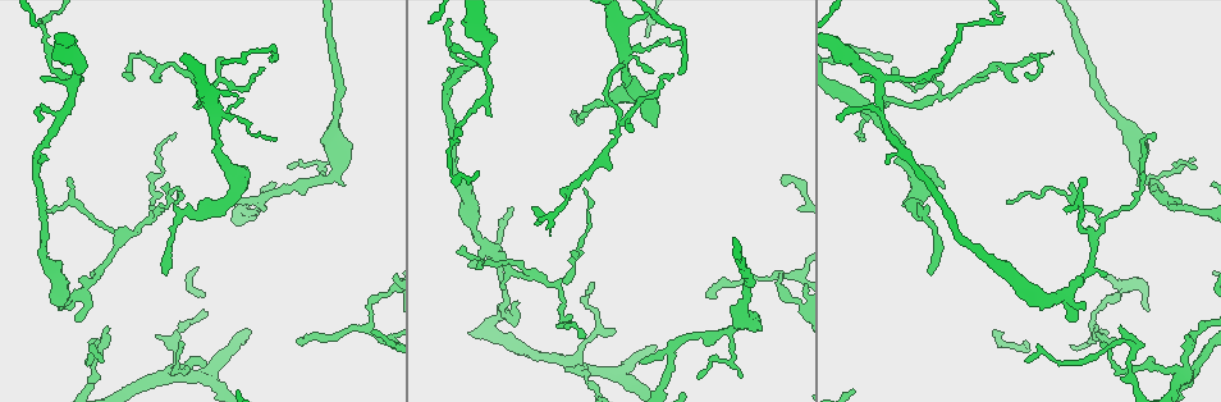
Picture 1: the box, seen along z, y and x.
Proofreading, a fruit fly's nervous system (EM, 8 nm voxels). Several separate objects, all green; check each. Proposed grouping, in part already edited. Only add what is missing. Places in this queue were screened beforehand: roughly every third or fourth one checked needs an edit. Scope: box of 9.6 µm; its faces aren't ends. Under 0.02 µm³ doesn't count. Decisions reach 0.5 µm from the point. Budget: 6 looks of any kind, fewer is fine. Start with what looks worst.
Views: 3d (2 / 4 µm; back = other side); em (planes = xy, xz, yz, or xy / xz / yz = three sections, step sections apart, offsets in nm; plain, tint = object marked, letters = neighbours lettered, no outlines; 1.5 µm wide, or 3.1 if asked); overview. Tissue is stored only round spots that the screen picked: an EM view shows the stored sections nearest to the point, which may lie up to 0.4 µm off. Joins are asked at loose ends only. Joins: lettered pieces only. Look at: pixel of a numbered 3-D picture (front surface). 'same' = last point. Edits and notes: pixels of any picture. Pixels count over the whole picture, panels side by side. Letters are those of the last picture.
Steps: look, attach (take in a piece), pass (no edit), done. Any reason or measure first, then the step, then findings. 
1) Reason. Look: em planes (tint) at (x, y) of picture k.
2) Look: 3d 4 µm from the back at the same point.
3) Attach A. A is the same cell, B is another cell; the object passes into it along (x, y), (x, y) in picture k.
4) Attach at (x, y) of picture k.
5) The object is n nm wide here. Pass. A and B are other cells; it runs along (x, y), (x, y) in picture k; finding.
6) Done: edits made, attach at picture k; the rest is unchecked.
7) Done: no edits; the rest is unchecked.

Thin end. Look: 3d 4 µm at (457, 252) of picture 1.

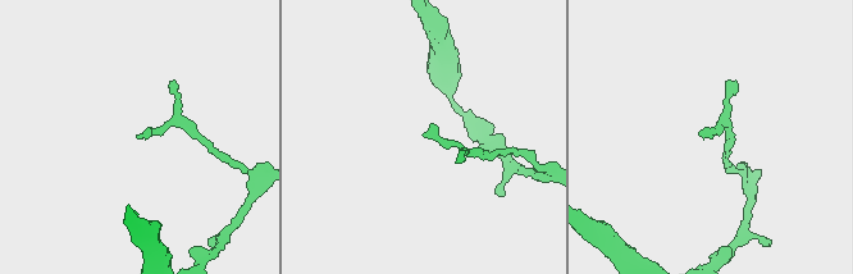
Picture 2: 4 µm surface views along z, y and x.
Look: em xz step 4 (letters) at (709, 135) of picture 2.

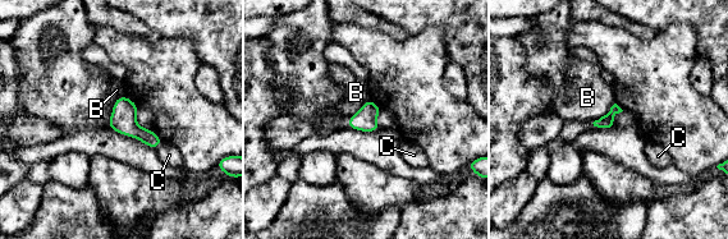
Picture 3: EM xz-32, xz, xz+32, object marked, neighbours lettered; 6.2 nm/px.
Look: em planes (letters) at the same point.

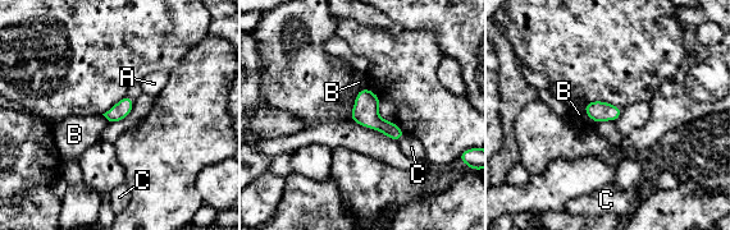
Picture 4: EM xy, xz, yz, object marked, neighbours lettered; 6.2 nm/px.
Pass. A, B and C are other cells; a border runs along (583, 109), (597, 123) in picture 4; no lettered piece goes on from it.

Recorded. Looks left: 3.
Tapers out. Look: 3d 2 µm from the back at (928, 273) of picture 1.

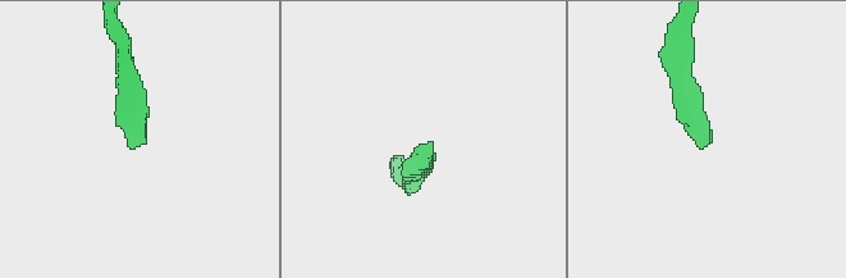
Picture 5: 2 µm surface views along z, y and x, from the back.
Shape alone is not enough. Look: em planes (letters) at (416, 146) of picture 5.

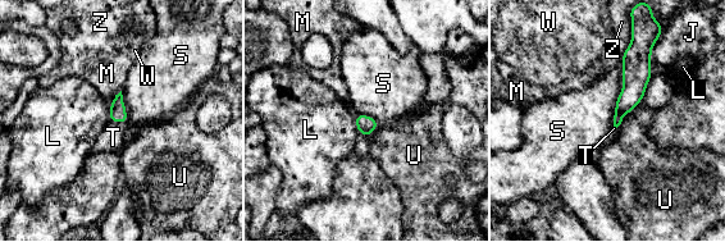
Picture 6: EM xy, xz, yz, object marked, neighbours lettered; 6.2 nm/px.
The object is 110 nm wide here. Attach T. T is the same cell, J, L, M, S, U, W and Z are other cells; it goes on there.

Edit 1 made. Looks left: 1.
Done: edits made, attach at picture 6; the rest is unchecked.

